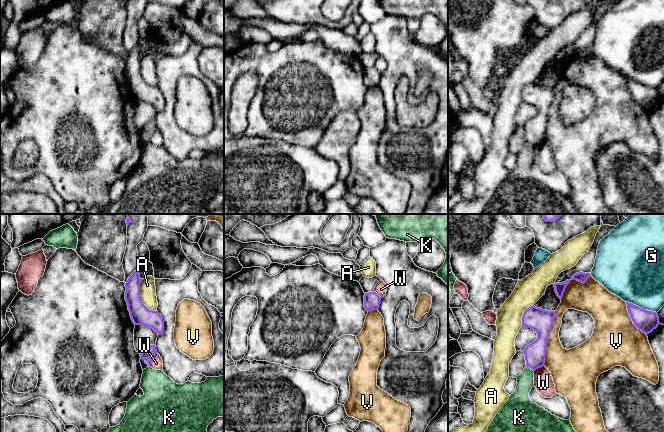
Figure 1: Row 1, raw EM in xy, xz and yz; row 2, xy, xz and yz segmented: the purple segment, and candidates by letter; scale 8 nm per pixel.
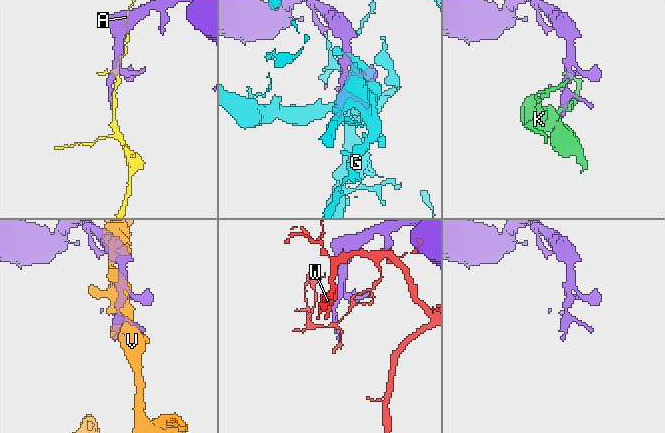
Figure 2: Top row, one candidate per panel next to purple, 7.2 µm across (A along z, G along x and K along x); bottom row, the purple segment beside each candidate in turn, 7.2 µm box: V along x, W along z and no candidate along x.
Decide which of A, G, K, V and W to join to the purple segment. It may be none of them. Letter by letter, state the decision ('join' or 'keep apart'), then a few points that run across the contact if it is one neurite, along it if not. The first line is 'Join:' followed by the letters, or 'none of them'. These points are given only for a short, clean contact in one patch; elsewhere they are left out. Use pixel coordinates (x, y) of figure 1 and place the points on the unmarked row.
Join: none of them
A: keep apart
G: keep apart
K: keep apart | yz (527, 142), (533, 147)
V: keep apart
W: keep apart

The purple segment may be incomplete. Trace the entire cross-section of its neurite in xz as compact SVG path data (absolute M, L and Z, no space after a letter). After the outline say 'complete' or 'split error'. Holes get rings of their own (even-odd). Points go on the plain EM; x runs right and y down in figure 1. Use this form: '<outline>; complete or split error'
M376 68L365 69L364 83L368 88L378 86L381 79L381 73Z; complete

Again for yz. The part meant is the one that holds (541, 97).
M534 81L527 84L522 92L522 102L537 109L537 115L524 125L526 142L535 147L545 140L546 124L556 87L547 87Z; complete

